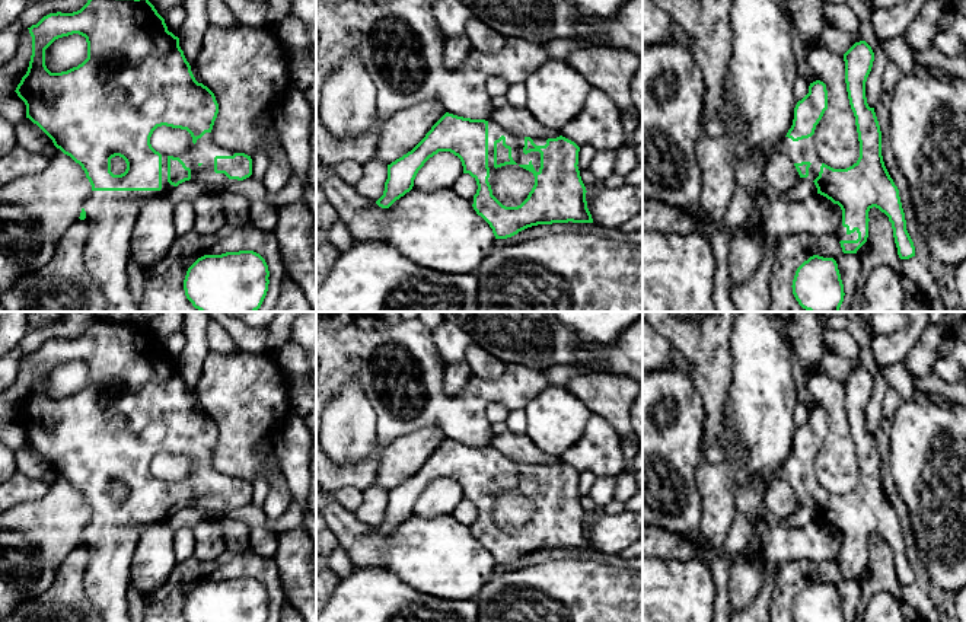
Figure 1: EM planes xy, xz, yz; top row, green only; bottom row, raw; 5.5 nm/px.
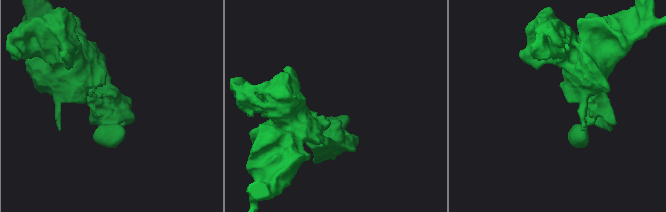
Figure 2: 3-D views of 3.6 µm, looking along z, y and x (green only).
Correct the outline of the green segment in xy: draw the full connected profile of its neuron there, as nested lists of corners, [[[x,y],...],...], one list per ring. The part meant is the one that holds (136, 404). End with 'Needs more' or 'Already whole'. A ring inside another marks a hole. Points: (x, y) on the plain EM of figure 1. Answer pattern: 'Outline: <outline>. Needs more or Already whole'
Outline: [[[96,318],[80,336],[50,339],[28,355],[32,363],[32,382],[28,398],[15,418],[26,431],[26,444],[36,450],[57,475],[82,492],[92,511],[92,519],[79,543],[89,548],[83,577],[87,597],[99,609],[103,622],[131,622],[127,588],[131,584],[130,567],[143,529],[156,521],[169,520],[189,505],[200,505],[216,514],[230,513],[252,501],[252,485],[213,468],[211,456],[219,440],[216,422],[195,406],[179,373],[179,364],[168,357],[165,345],[147,323],[117,323]],[[73,360],[86,364],[87,385],[67,398],[51,399],[45,392],[45,376],[55,366]],[[162,452],[186,456],[191,460],[194,471],[185,481],[165,482],[152,473],[150,463]],[[115,482],[122,484],[127,489],[121,501],[111,498],[111,485]]]. Needs more

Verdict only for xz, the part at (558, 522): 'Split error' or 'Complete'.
Split error

